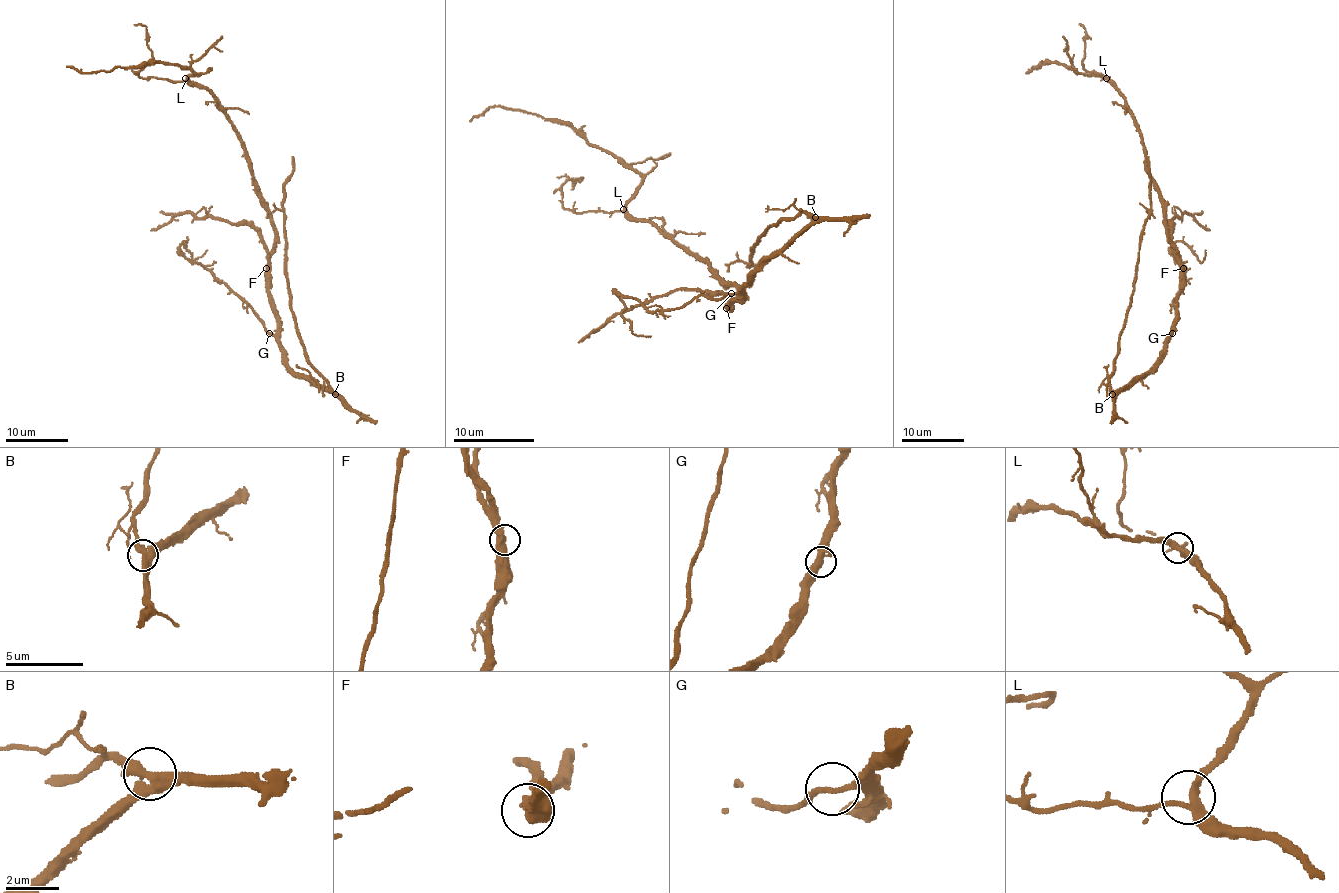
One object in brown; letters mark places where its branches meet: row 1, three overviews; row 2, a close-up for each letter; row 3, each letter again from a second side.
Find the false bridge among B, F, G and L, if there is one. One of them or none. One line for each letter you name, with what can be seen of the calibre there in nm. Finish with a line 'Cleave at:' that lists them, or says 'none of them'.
Cleave at: none of them

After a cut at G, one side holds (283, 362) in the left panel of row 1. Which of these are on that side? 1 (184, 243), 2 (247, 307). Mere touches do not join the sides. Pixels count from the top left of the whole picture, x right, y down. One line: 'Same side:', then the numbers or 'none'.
Same side: none

